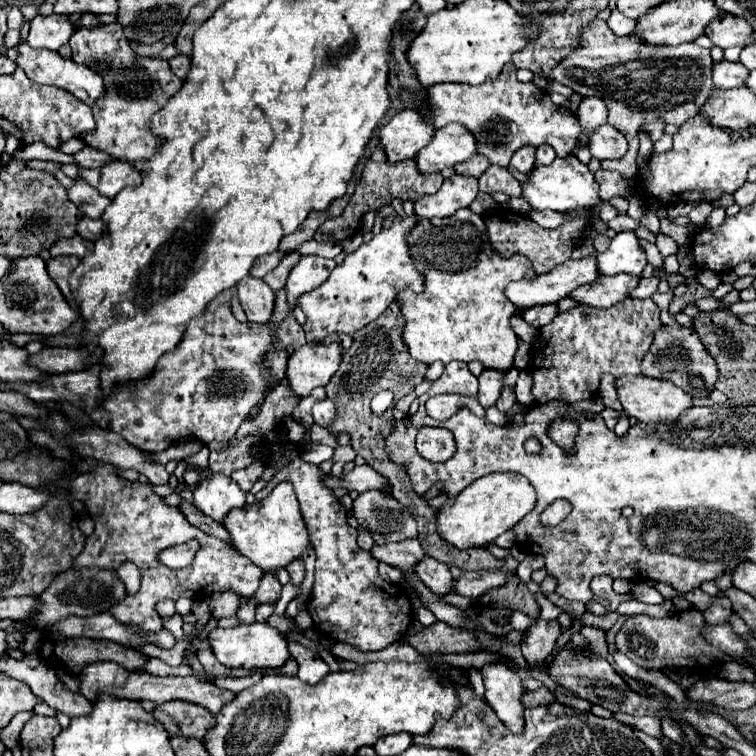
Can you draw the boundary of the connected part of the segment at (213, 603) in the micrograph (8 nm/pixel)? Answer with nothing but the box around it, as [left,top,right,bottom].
[209,590,241,618]

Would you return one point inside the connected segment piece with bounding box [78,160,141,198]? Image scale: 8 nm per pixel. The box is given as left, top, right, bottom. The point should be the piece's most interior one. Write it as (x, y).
(110, 179)

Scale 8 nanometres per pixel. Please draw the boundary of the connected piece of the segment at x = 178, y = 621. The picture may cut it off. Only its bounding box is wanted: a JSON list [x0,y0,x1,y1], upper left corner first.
[163,613,184,640]

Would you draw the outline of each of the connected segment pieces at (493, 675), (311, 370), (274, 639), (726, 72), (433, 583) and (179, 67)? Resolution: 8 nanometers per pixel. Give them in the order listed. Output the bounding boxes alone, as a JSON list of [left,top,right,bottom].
[[481,664,525,734],[287,342,341,396],[209,622,287,670],[713,60,749,90],[417,558,455,596],[169,54,191,78]]

